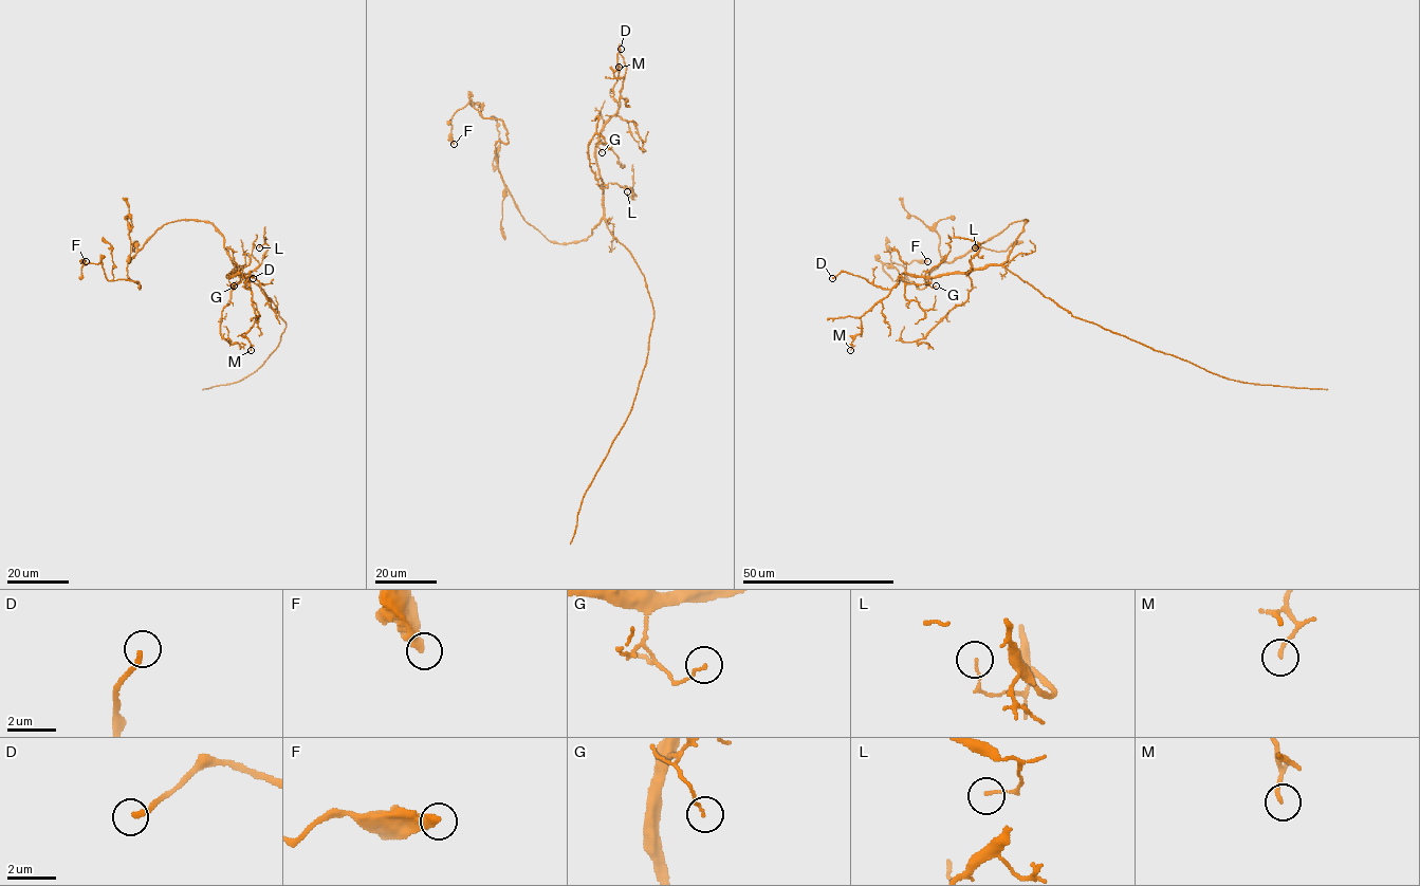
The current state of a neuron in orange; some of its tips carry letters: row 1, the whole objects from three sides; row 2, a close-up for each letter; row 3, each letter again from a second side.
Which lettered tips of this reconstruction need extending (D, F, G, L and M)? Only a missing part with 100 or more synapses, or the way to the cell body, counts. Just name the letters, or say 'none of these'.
none of these

